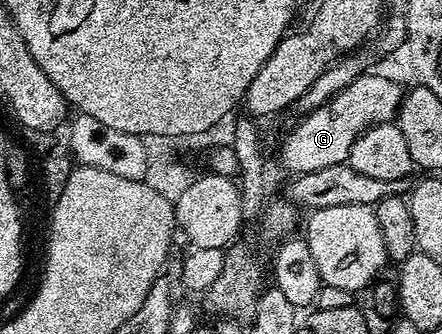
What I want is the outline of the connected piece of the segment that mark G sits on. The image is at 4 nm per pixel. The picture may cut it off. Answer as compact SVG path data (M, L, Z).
M365 72L342 92L316 110L307 111L304 118L284 138L280 146L280 162L293 175L318 172L318 168L330 168L330 164L347 162L348 153L360 134L372 126L392 122L397 117L402 101L402 89L392 78L384 74Z

